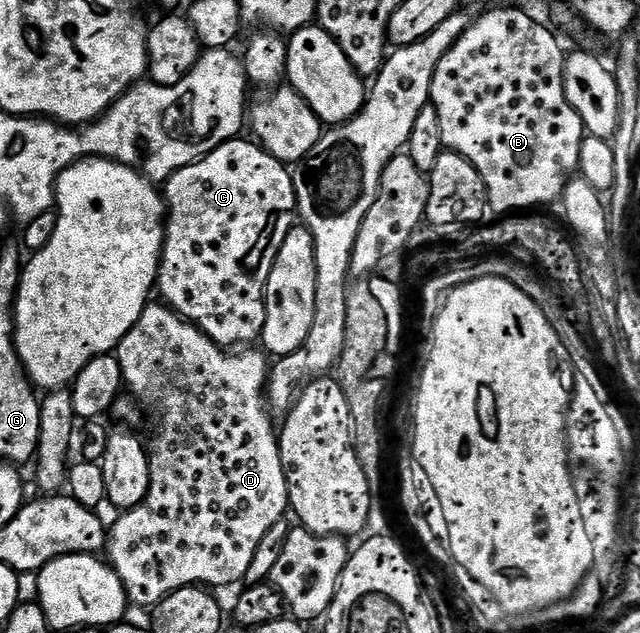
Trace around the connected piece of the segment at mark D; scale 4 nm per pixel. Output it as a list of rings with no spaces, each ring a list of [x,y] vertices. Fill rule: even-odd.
[[[148,303],[141,318],[137,318],[133,330],[129,330],[125,338],[121,338],[113,353],[119,359],[126,391],[138,401],[146,415],[147,412],[151,415],[151,428],[155,431],[155,437],[149,440],[149,494],[145,494],[145,498],[137,506],[120,511],[116,515],[119,517],[116,518],[115,525],[110,525],[105,549],[106,559],[127,588],[128,601],[132,605],[140,604],[141,607],[147,608],[146,610],[154,609],[156,604],[161,603],[170,592],[175,592],[178,588],[210,586],[215,589],[223,588],[226,584],[235,584],[238,580],[242,581],[253,562],[253,554],[257,554],[257,546],[261,546],[261,538],[265,538],[265,533],[273,527],[273,522],[284,519],[289,512],[287,479],[279,453],[277,424],[271,421],[273,413],[267,403],[268,357],[262,351],[259,353],[251,352],[255,350],[228,350],[222,344],[210,340],[198,325],[183,319],[174,309],[167,307],[166,303],[155,303]]]

